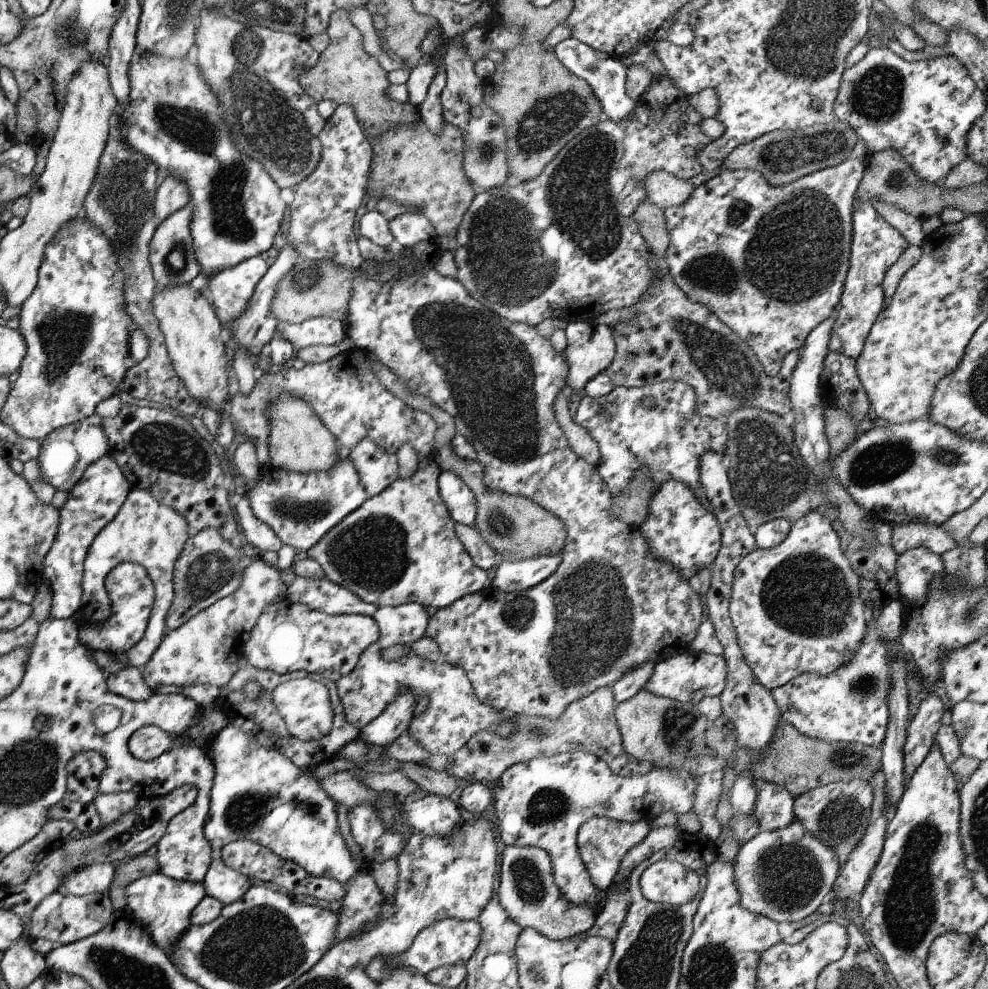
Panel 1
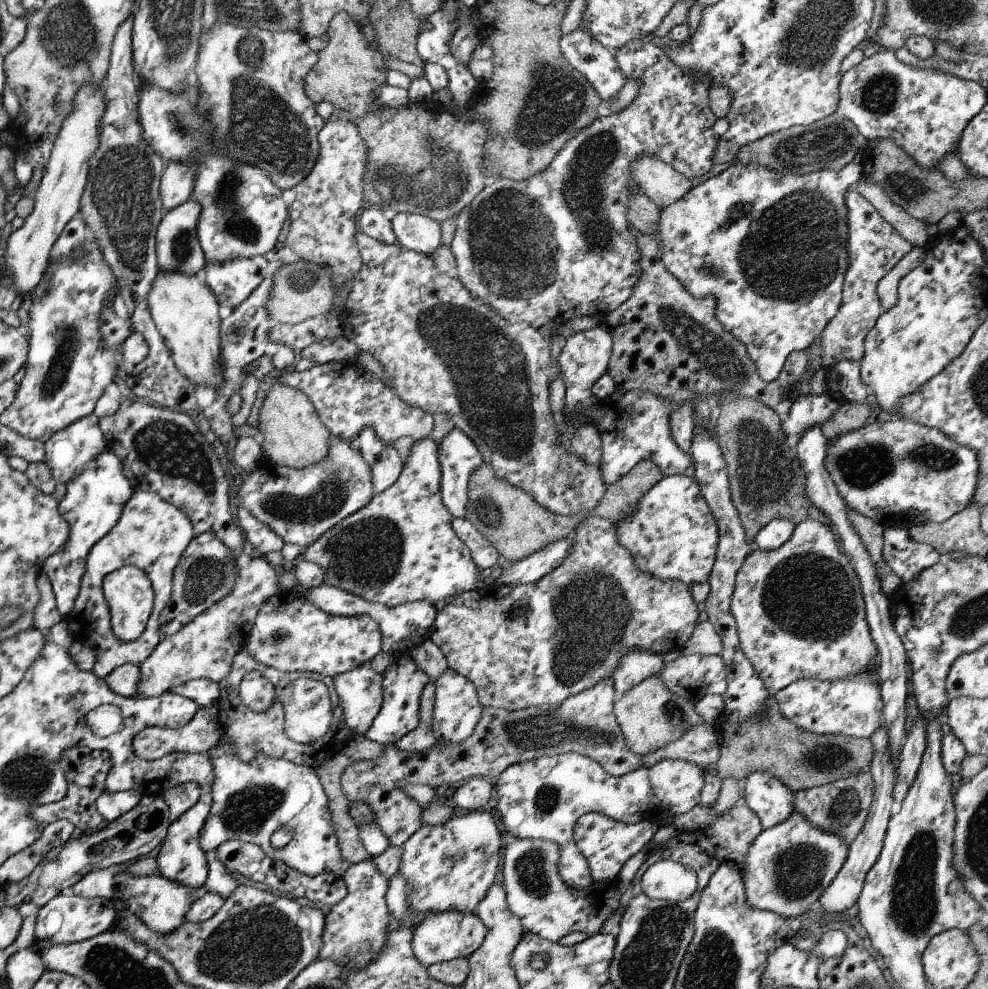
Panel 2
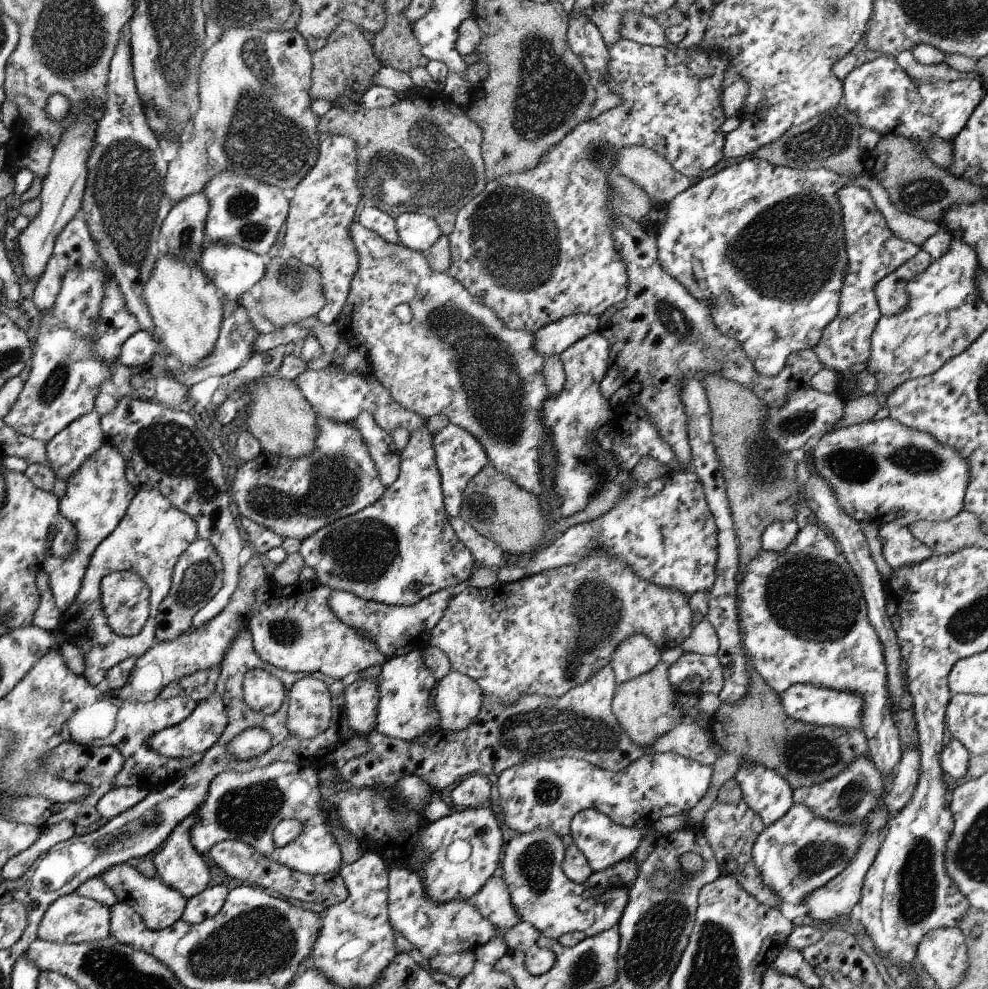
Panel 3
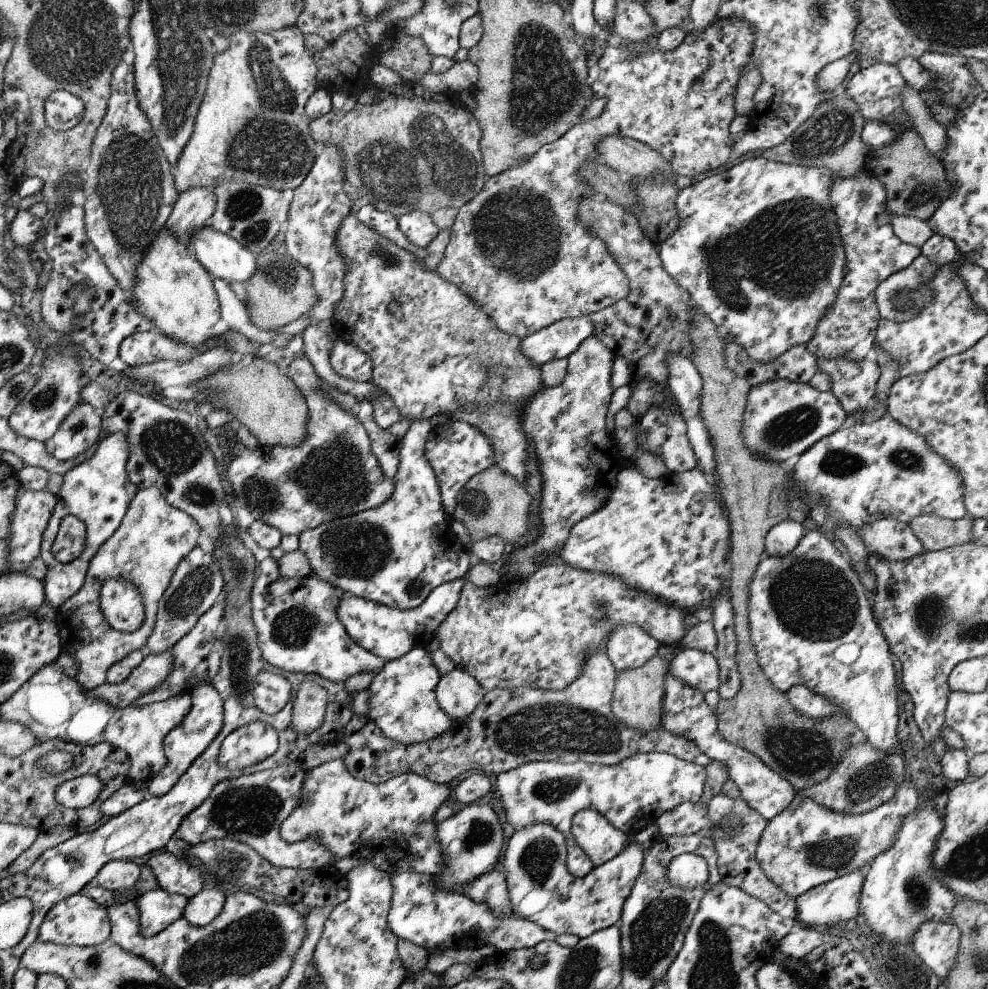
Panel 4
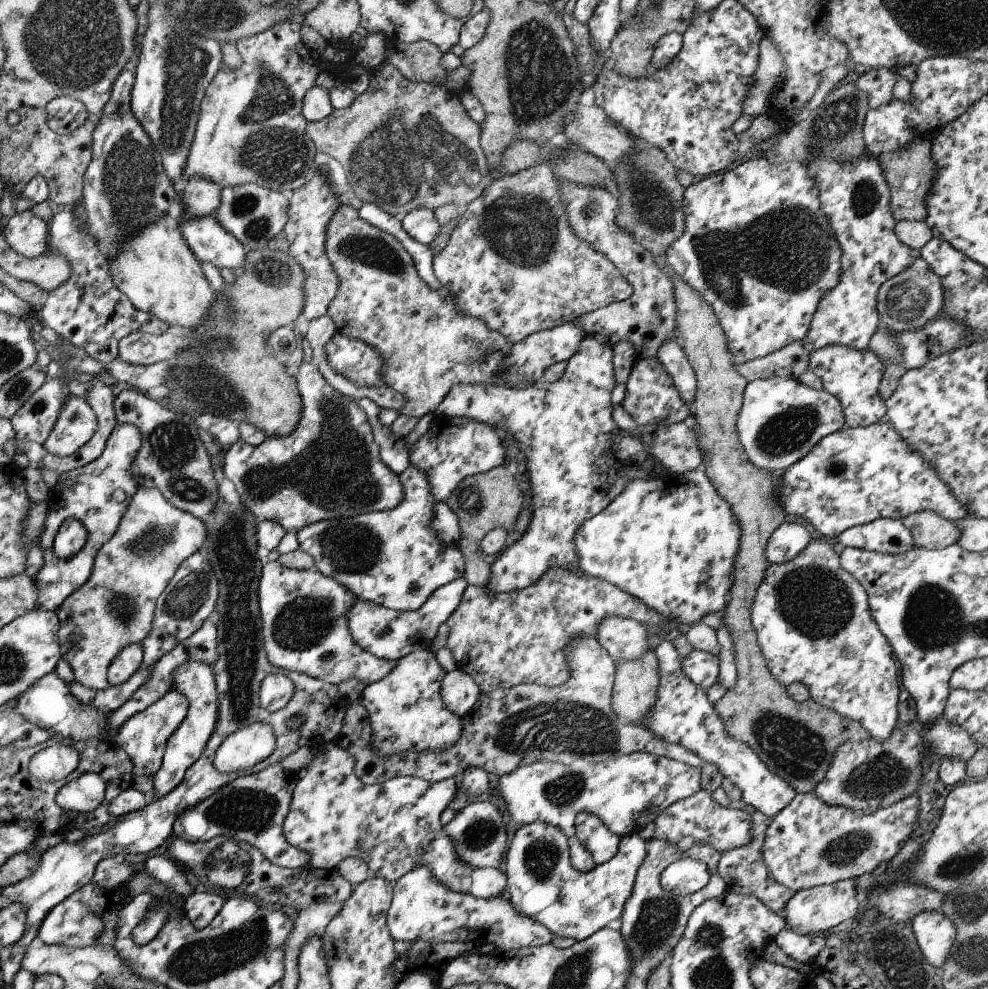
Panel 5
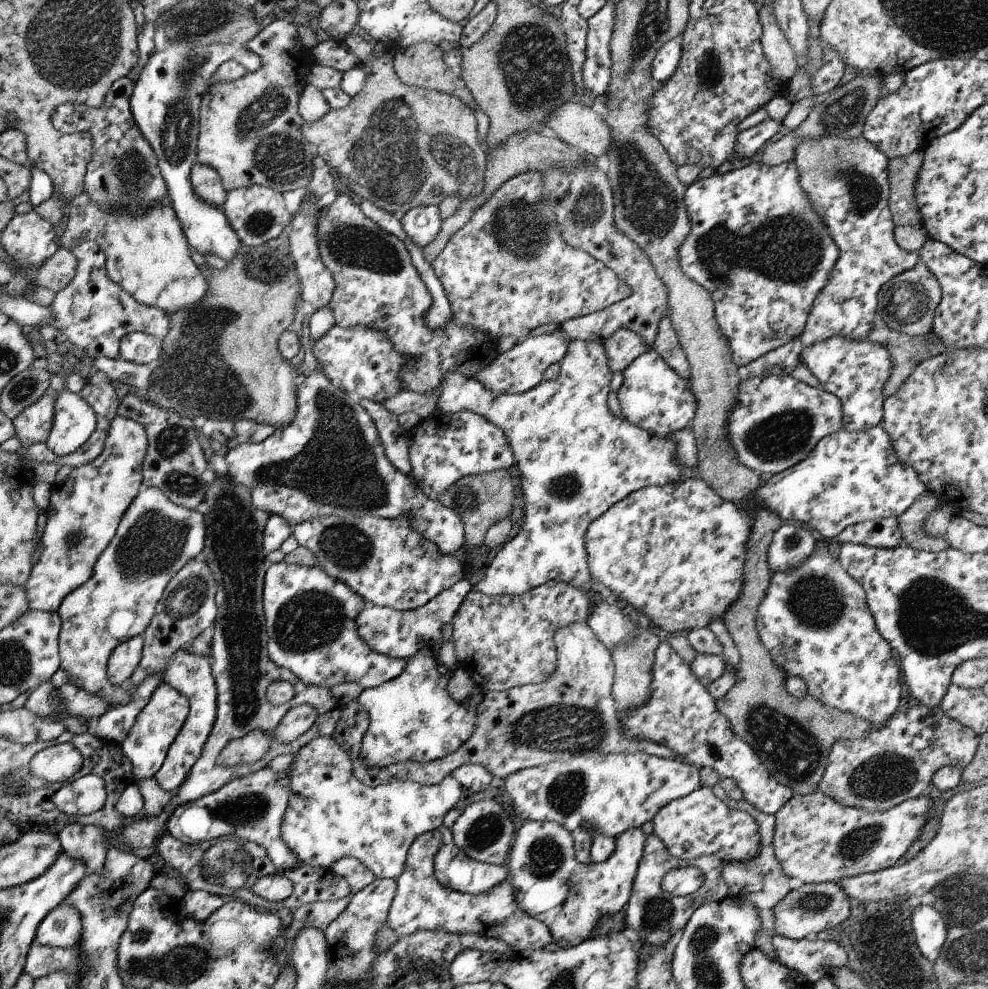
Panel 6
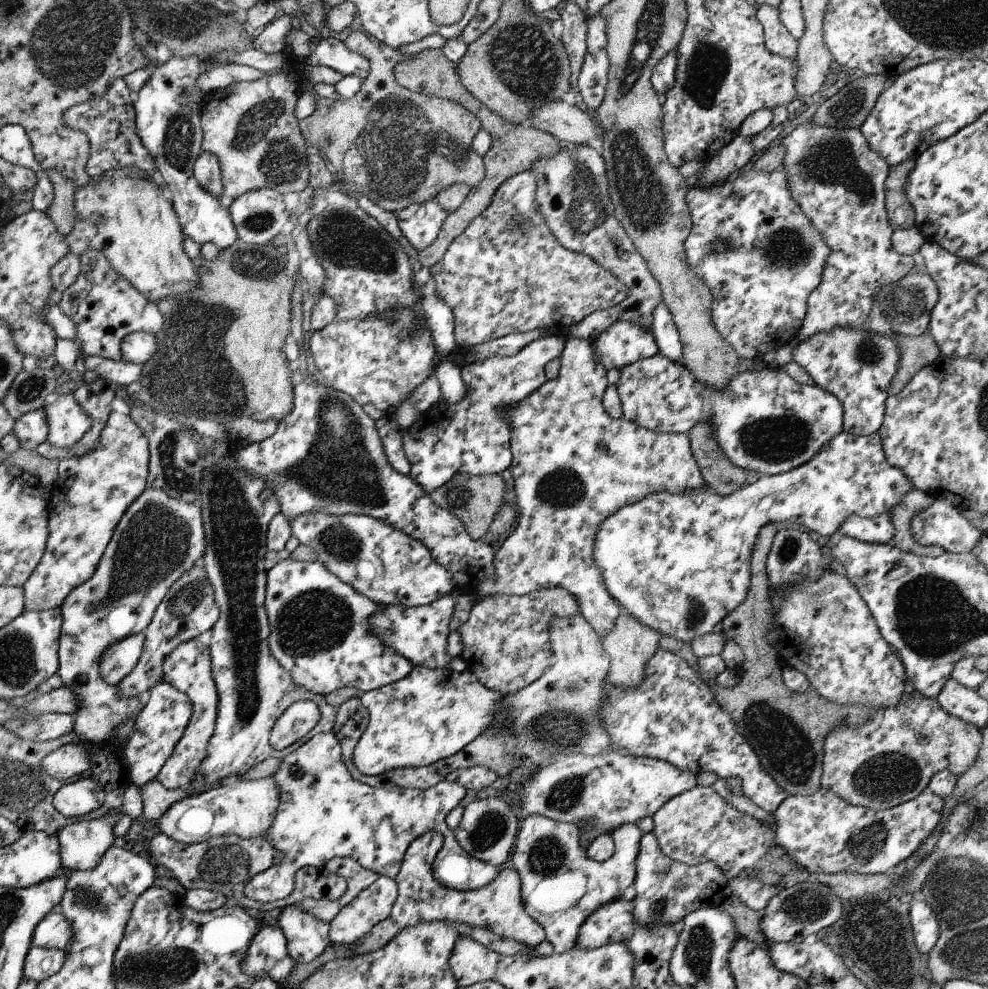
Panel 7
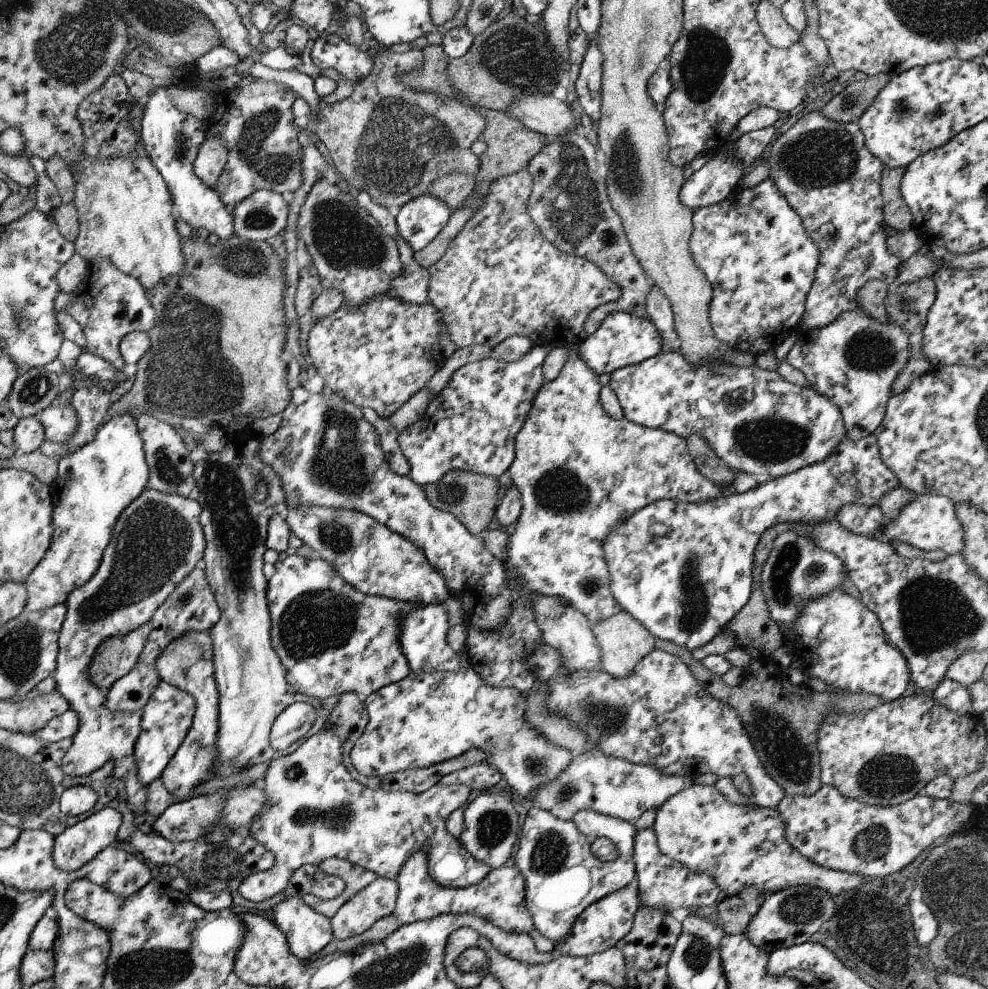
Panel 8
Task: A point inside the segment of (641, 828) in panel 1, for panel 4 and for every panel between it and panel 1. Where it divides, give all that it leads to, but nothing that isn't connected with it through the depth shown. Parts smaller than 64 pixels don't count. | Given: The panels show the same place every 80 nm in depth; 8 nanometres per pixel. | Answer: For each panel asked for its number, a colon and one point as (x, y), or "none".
2: (607, 844)
3: (604, 843)
4: (601, 842)

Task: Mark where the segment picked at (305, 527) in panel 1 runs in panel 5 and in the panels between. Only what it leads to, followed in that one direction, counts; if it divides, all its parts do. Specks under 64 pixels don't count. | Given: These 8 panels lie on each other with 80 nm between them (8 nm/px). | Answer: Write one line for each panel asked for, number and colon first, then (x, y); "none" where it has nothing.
2: (299, 505)
3: (295, 497)
4: (333, 474)
5: (330, 467)

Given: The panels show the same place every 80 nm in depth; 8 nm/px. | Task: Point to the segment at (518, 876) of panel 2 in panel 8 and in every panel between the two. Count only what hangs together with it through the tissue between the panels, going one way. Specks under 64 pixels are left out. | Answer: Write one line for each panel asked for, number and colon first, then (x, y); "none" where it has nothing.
3: (542, 895)
4: (541, 889)
5: (543, 884)
6: (551, 885)
7: (561, 886)
8: (563, 877)

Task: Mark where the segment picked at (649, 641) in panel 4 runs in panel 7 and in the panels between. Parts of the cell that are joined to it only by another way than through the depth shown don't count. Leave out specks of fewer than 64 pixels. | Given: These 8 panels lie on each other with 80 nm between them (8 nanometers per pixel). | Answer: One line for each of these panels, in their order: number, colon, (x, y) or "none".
5: (624, 638)
6: (574, 460)
7: (574, 465)

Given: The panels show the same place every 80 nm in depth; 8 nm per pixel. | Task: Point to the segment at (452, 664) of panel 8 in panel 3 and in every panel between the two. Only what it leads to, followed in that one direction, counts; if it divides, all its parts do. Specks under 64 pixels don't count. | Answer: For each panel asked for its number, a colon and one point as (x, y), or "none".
3: (395, 630)
4: (388, 632)
5: (389, 634)
6: (389, 631)
7: (420, 633)

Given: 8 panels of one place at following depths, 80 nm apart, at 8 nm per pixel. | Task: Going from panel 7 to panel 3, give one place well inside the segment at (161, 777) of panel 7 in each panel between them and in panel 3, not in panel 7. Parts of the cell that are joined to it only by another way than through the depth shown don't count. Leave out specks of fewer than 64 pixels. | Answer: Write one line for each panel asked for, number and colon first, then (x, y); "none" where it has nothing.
3: (195, 736)
4: (187, 742)
5: (196, 680)
6: (190, 673)

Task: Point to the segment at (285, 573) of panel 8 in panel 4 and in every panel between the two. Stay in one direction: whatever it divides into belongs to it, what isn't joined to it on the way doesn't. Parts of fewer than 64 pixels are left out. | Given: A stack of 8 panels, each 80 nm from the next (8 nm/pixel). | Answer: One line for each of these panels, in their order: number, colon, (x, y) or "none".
4: (297, 620)
5: (305, 614)
6: (312, 617)
7: (321, 633)

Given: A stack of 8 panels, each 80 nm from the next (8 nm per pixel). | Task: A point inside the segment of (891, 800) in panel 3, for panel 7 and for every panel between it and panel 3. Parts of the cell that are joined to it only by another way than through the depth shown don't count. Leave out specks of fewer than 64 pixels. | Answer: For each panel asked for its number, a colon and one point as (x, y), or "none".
4: (806, 845)
5: (809, 843)
6: (816, 839)
7: (823, 833)

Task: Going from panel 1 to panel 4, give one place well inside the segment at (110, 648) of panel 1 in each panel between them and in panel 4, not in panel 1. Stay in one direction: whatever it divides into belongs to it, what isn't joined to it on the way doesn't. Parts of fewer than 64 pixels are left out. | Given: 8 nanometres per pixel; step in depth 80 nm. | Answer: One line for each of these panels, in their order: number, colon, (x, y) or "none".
2: (130, 595)
3: (126, 596)
4: (122, 602)

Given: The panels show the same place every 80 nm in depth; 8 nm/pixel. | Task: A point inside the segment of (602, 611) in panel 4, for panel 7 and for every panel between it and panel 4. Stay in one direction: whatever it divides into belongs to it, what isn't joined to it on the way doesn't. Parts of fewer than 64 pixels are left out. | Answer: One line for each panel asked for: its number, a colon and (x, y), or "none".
5: (502, 640)
6: (503, 642)
7: (506, 640)

